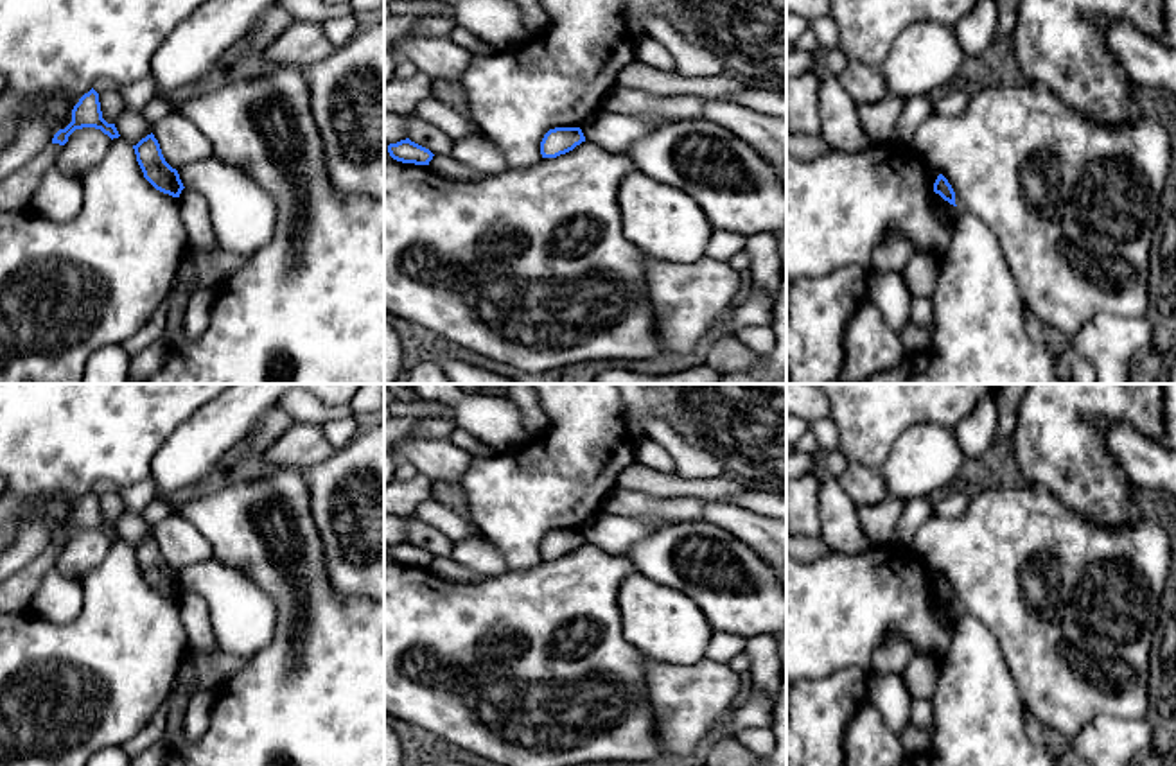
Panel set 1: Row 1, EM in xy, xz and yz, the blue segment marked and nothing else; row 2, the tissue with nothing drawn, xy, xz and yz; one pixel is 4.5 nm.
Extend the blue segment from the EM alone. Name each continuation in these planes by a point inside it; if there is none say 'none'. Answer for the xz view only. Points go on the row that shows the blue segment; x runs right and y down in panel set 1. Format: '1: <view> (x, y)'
none

